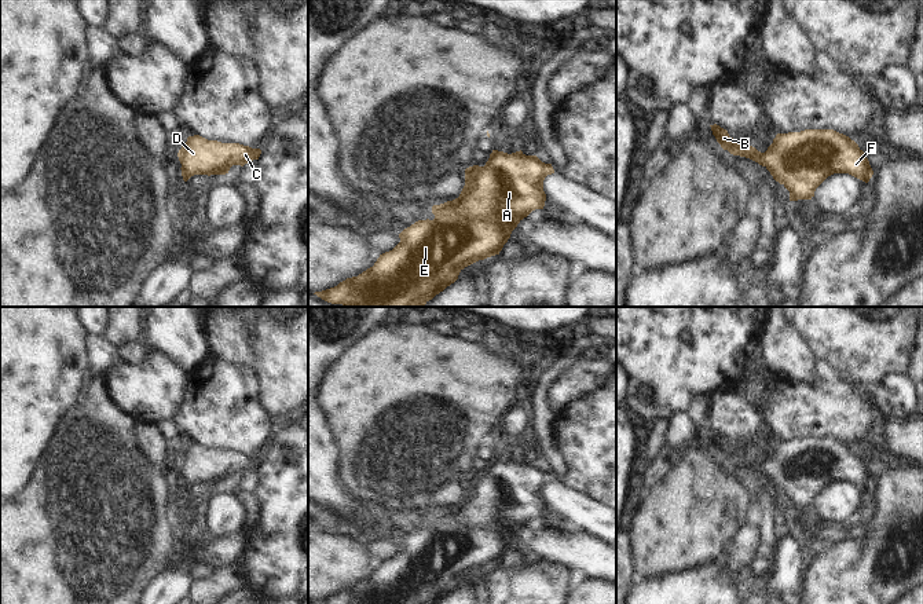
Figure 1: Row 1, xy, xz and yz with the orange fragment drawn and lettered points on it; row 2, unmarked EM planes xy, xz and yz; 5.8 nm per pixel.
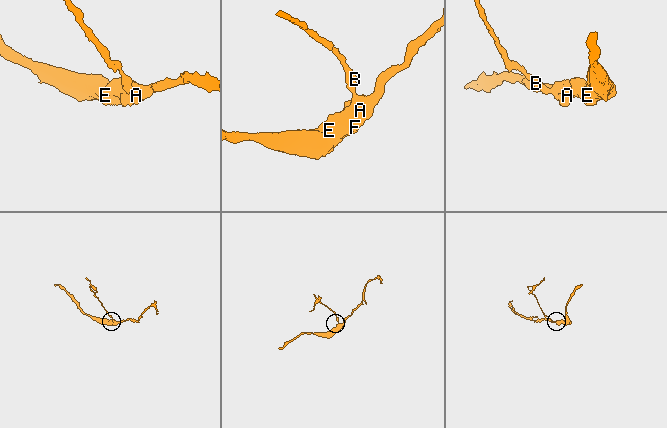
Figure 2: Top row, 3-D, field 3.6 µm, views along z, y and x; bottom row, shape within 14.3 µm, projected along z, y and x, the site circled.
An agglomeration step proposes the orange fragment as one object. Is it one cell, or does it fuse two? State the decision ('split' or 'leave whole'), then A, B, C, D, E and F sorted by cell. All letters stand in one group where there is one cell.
leave whole; A B C D E F

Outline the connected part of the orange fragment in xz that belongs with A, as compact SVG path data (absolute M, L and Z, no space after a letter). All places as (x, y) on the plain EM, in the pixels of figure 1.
M492 458L484 475L465 477L465 494L458 506L432 515L433 528L418 528L400 542L400 550L389 560L380 563L373 575L358 585L347 586L337 594L315 600L316 604L436 604L458 587L459 581L487 565L499 563L517 532L535 517L543 517L546 502L543 488L554 482L552 472L521 458L508 462Z

